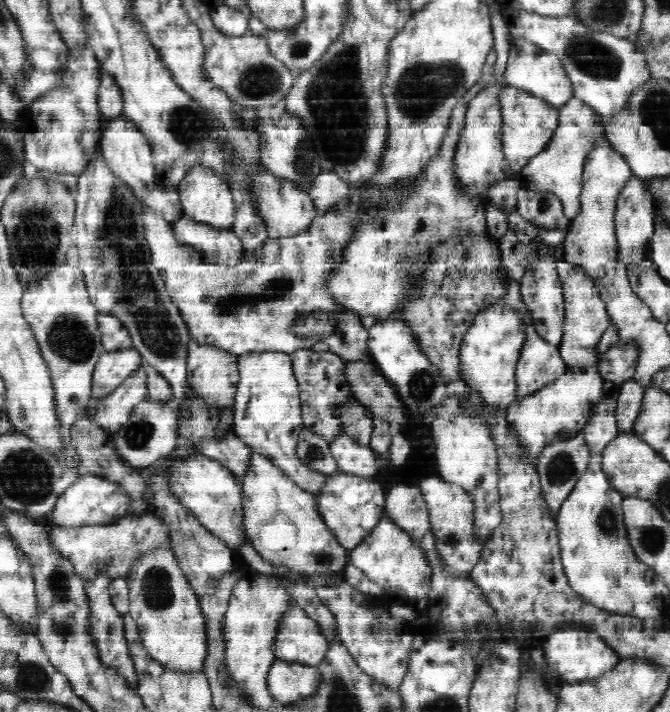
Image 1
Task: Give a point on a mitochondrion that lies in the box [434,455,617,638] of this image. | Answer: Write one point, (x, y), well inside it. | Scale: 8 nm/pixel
(451, 539)

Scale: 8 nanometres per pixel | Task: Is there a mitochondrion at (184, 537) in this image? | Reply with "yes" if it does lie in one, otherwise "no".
yes

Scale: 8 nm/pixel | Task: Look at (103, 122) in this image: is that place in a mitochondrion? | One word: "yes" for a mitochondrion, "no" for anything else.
no

